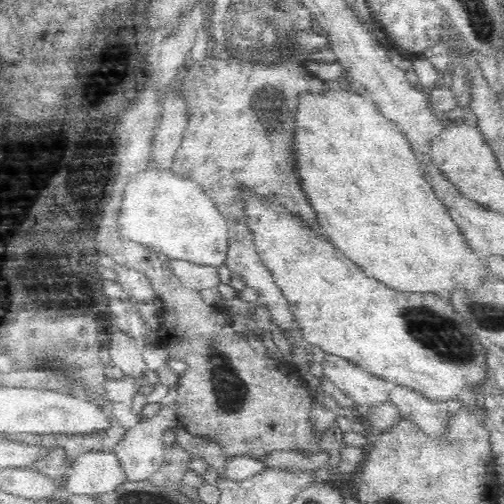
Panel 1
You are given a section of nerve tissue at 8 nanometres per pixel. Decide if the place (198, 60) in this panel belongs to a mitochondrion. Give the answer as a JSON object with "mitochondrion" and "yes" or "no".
{"mitochondrion":"no"}

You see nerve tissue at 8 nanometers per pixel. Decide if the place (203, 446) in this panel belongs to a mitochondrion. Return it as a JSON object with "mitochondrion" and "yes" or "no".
{"mitochondrion":"no"}

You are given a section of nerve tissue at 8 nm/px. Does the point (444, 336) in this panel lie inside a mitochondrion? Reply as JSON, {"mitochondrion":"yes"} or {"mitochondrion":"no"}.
{"mitochondrion":"yes"}

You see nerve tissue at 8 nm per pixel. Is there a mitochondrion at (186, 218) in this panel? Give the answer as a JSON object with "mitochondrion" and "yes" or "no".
{"mitochondrion":"yes"}

